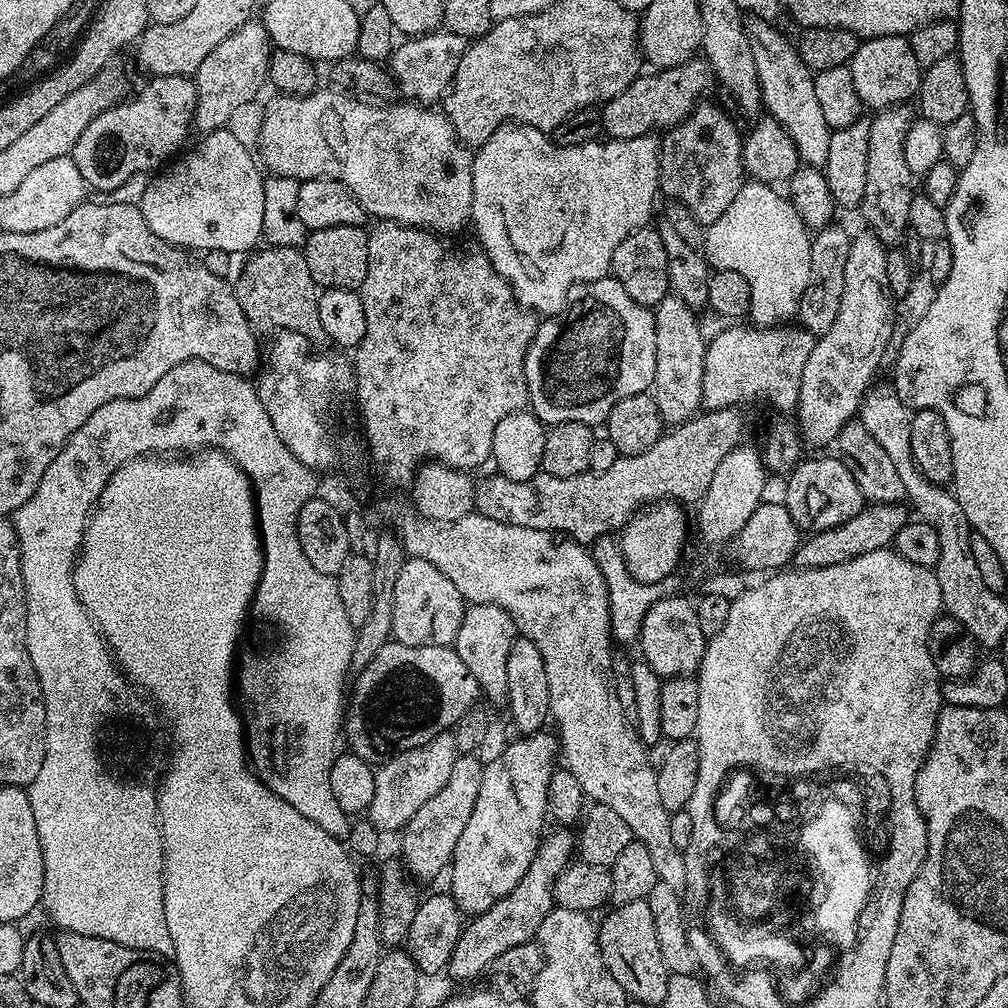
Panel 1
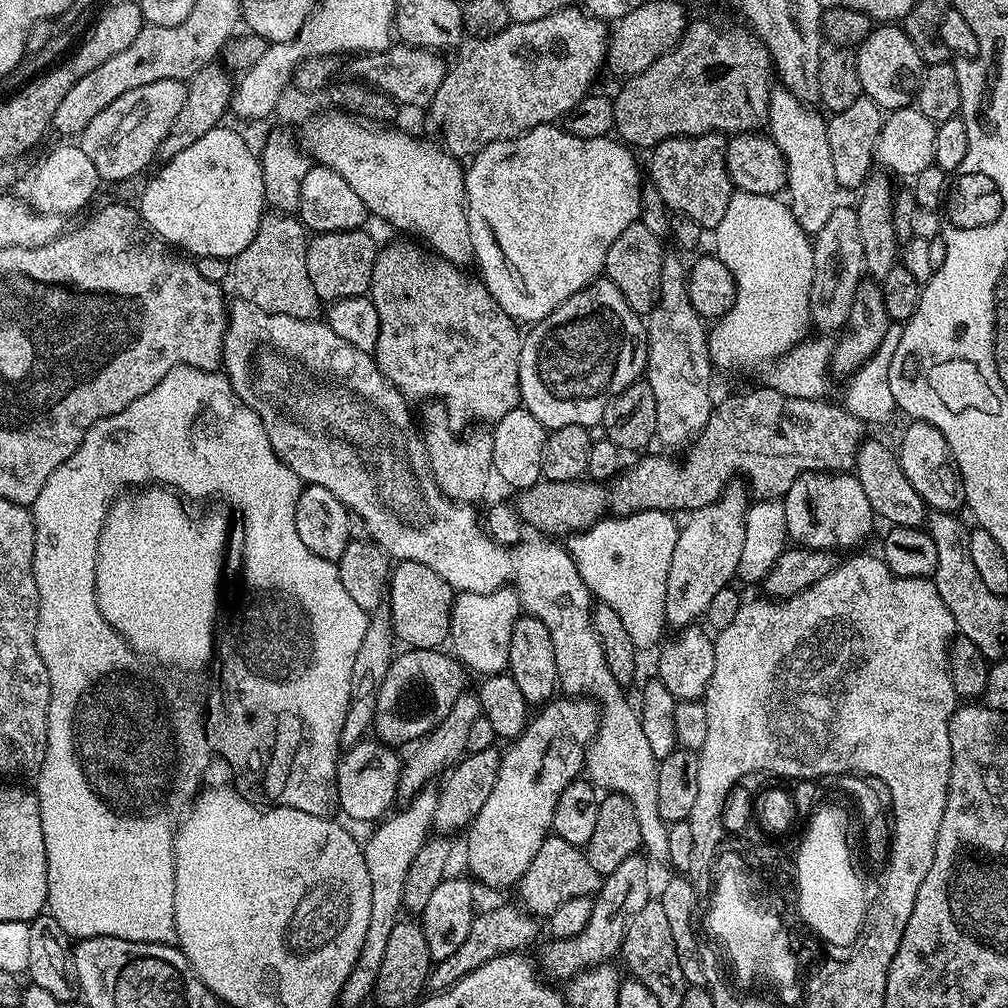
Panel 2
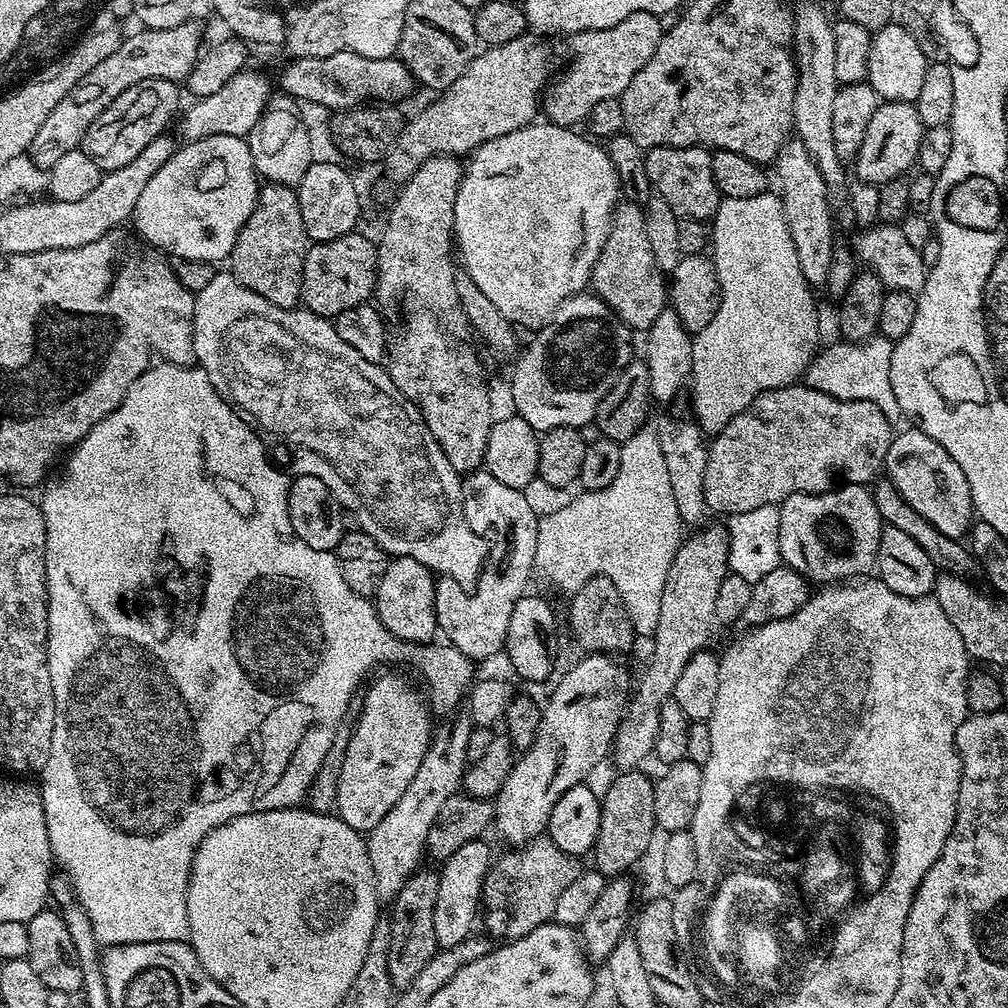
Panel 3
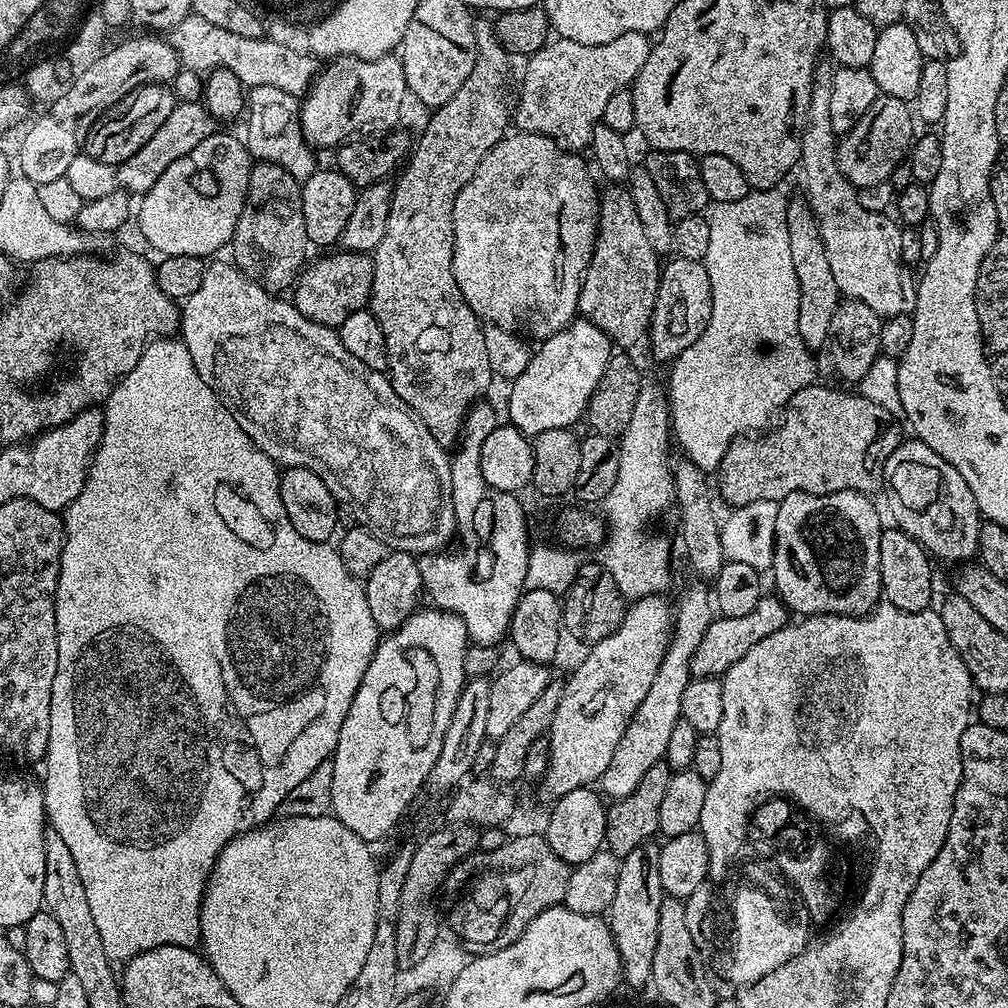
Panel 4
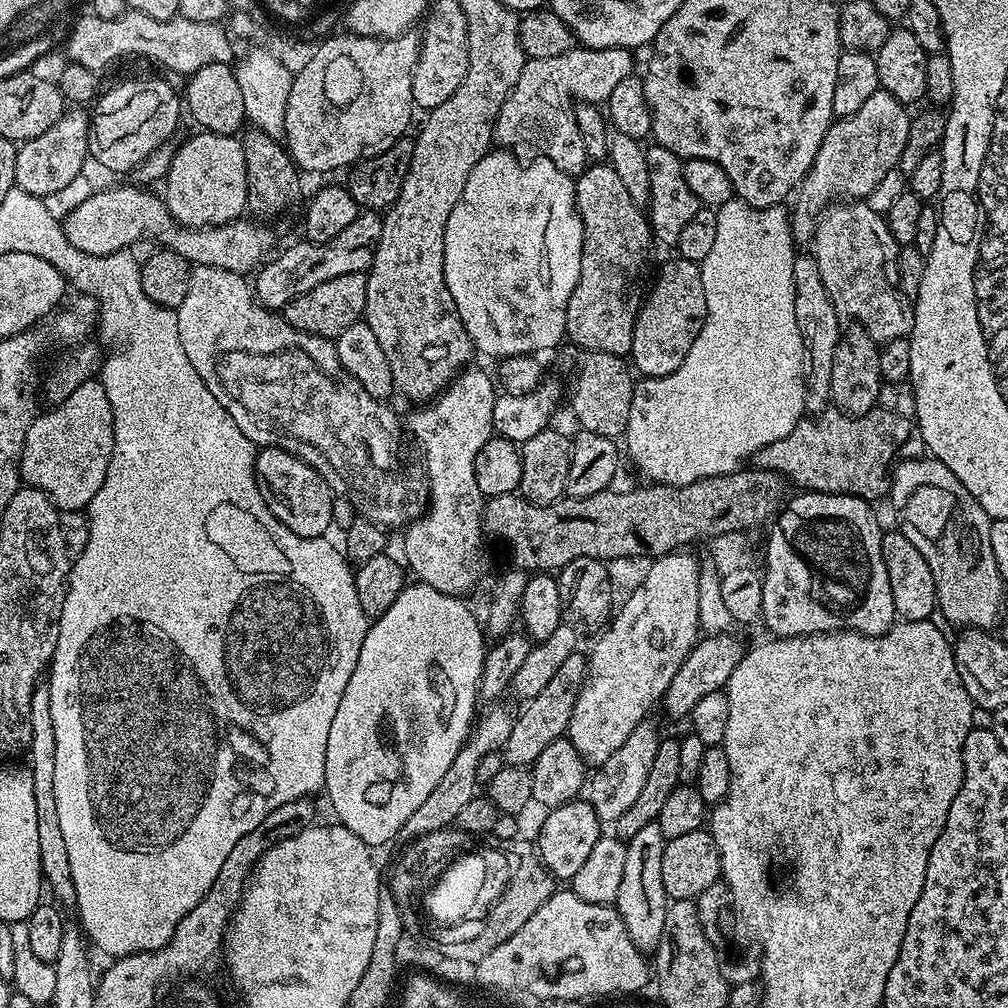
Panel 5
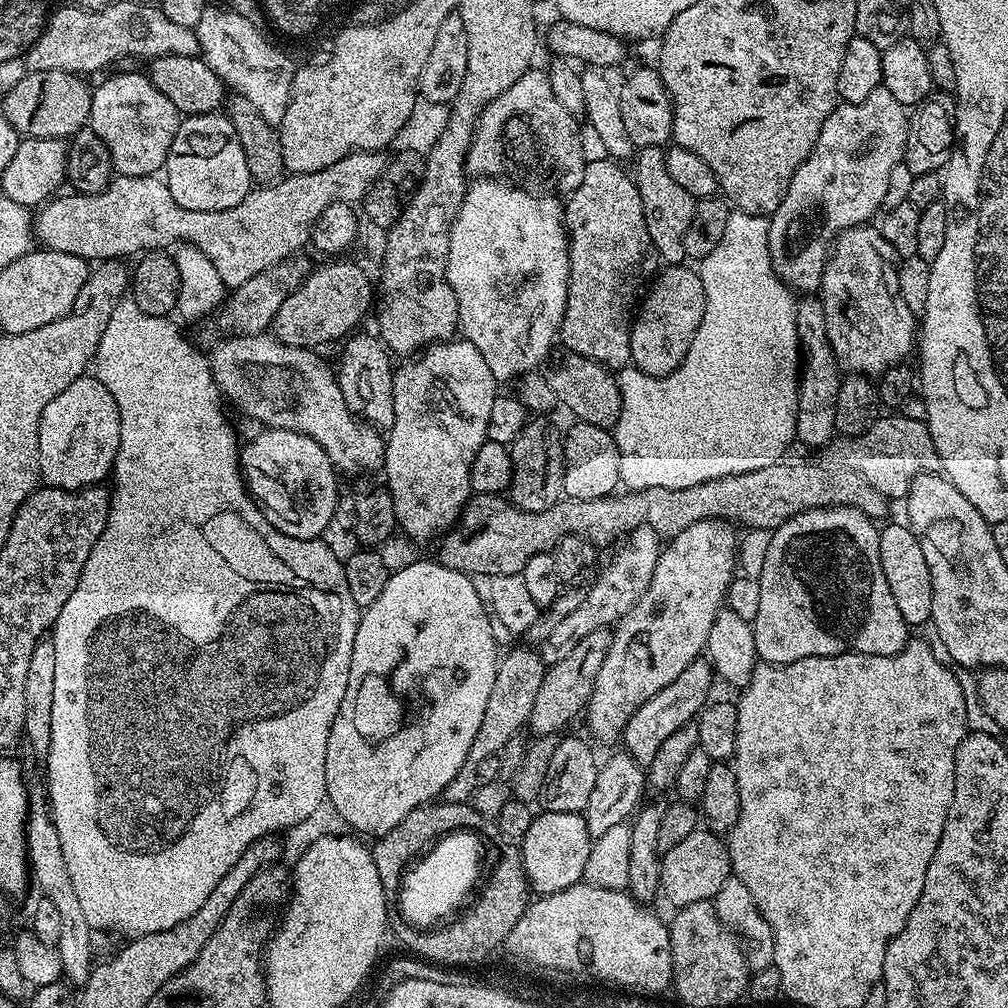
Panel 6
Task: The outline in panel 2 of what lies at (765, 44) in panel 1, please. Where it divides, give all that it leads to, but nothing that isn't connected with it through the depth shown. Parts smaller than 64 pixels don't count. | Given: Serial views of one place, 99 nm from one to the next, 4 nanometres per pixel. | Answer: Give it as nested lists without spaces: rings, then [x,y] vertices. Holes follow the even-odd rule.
[[[776,86],[770,94],[766,121],[767,135],[771,136],[778,150],[782,150],[782,158],[786,162],[786,203],[798,226],[809,234],[822,230],[832,211],[838,207],[838,185],[830,154],[828,121],[823,115],[820,117],[816,110],[799,100],[789,88]]]

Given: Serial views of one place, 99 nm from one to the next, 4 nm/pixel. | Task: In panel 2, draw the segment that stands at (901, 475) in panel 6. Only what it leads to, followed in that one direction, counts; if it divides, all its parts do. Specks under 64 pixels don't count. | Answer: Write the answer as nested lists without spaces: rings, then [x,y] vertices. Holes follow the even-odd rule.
[[[761,386],[761,388],[752,388],[749,392],[744,392],[741,396],[728,396],[724,401],[717,403],[712,410],[712,417],[703,430],[701,430],[700,435],[692,441],[690,447],[683,453],[684,464],[679,464],[675,460],[675,455],[664,454],[668,456],[644,456],[641,455],[633,468],[625,467],[621,471],[620,475],[617,476],[614,480],[611,481],[605,487],[603,483],[589,480],[587,478],[581,478],[578,480],[567,480],[566,482],[558,482],[557,480],[545,480],[541,479],[539,484],[530,486],[529,488],[523,489],[519,493],[520,496],[517,500],[514,500],[514,507],[523,523],[528,524],[532,528],[537,528],[537,533],[540,534],[556,534],[552,532],[568,532],[567,534],[575,534],[578,532],[583,532],[585,528],[589,528],[591,524],[595,524],[597,520],[601,519],[611,509],[613,513],[616,514],[627,514],[629,512],[644,512],[647,508],[654,508],[659,512],[671,512],[673,514],[680,514],[680,511],[683,508],[688,508],[687,510],[695,510],[701,508],[702,506],[710,506],[710,502],[714,502],[720,495],[724,492],[725,488],[728,487],[730,481],[733,478],[740,476],[748,476],[746,479],[747,487],[750,489],[751,495],[753,497],[759,498],[761,500],[779,500],[783,498],[784,495],[790,490],[790,486],[794,486],[794,482],[802,474],[807,472],[848,472],[849,469],[853,467],[856,463],[856,455],[860,449],[862,441],[865,439],[866,430],[865,425],[861,423],[858,417],[855,417],[854,414],[847,411],[844,406],[841,406],[839,403],[836,404],[827,404],[827,399],[817,399],[811,400],[810,398],[792,398],[787,397],[786,394],[779,393],[778,390],[772,389],[767,386]]]

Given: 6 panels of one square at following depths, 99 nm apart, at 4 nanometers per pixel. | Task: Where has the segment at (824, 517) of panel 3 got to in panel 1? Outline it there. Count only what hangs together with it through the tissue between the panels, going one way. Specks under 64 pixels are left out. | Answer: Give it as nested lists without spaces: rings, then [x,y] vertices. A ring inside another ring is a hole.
[[[816,456],[813,460],[801,459],[795,468],[787,473],[789,490],[786,491],[785,507],[794,522],[805,533],[825,532],[842,526],[858,514],[866,503],[854,474],[843,459],[832,456]]]

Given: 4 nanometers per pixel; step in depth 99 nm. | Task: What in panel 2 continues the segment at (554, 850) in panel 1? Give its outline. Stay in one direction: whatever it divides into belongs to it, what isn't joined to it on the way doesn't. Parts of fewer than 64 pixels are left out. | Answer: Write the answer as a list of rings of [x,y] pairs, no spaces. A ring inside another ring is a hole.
[[[500,904],[489,912],[484,912],[475,917],[470,926],[470,934],[466,934],[466,942],[450,954],[450,958],[435,961],[434,967],[428,973],[427,987],[432,990],[443,990],[454,986],[466,974],[478,970],[486,962],[490,962],[499,956],[505,956],[511,952],[524,952],[527,944],[536,936],[537,917],[523,907],[512,904]]]

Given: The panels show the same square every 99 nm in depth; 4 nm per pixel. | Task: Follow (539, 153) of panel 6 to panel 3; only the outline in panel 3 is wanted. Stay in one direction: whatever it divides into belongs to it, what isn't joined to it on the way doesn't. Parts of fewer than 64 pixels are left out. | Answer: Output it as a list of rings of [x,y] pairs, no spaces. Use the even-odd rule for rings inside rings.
[[[639,12],[630,14],[630,18],[622,18],[618,26],[610,26],[606,30],[571,33],[572,61],[561,76],[559,73],[549,83],[542,97],[543,115],[548,115],[545,117],[551,123],[575,129],[587,121],[590,110],[594,110],[597,102],[619,98],[626,86],[630,86],[634,74],[638,74],[638,70],[642,70],[642,66],[654,58],[658,42],[666,31],[665,25],[660,24],[663,24],[661,17]]]

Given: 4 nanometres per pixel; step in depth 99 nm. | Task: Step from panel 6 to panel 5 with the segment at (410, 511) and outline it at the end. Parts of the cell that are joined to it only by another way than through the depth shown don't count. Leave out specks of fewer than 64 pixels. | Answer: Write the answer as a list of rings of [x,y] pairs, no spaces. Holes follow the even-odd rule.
[[[469,366],[449,383],[448,387],[434,400],[421,403],[412,413],[406,416],[406,428],[418,443],[424,444],[424,460],[428,463],[426,475],[428,503],[426,511],[403,529],[404,556],[403,563],[407,571],[412,572],[421,584],[434,586],[444,594],[463,597],[484,576],[488,568],[488,552],[484,549],[486,533],[484,530],[484,502],[482,490],[478,490],[478,482],[474,479],[474,458],[478,458],[478,450],[486,446],[486,442],[494,435],[492,419],[494,418],[494,402],[498,395],[497,385],[493,377],[488,376],[480,368]]]

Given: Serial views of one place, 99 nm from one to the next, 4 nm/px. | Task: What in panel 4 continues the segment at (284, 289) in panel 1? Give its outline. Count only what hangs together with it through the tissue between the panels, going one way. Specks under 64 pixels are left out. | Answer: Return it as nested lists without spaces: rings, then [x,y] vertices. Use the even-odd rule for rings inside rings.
[[[265,160],[253,163],[248,169],[248,189],[242,214],[238,218],[236,233],[230,241],[230,249],[232,248],[230,260],[248,279],[255,280],[257,284],[261,284],[266,291],[273,294],[283,293],[283,288],[291,289],[309,259],[310,245],[306,234],[306,218],[302,218],[300,186],[301,181],[296,180],[294,174],[282,170],[282,166]]]

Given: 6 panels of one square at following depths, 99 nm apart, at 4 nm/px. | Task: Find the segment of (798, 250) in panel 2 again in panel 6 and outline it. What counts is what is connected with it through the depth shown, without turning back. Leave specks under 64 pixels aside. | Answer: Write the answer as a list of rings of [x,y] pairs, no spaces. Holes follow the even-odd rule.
[[[732,210],[728,213],[728,221],[726,222],[726,231],[722,234],[722,242],[718,242],[718,246],[714,246],[714,250],[710,250],[710,254],[706,254],[704,260],[699,261],[698,271],[702,278],[702,290],[706,294],[706,310],[702,314],[702,322],[698,326],[698,330],[694,334],[694,342],[690,346],[690,350],[686,354],[686,358],[679,364],[674,371],[668,376],[661,376],[659,378],[648,376],[645,372],[641,372],[635,366],[621,368],[618,372],[618,379],[620,382],[620,413],[618,414],[618,422],[614,429],[616,438],[616,445],[618,446],[618,454],[620,455],[620,483],[625,489],[637,492],[638,490],[646,490],[647,488],[661,488],[662,490],[682,490],[690,486],[698,486],[702,482],[710,482],[714,478],[726,478],[734,474],[746,474],[750,470],[762,470],[762,466],[774,466],[781,463],[785,459],[784,451],[787,450],[791,444],[796,440],[796,407],[798,406],[798,394],[800,393],[800,369],[802,367],[802,353],[800,351],[800,339],[798,338],[798,330],[796,329],[796,305],[798,303],[797,297],[794,295],[793,289],[788,285],[783,284],[776,276],[776,271],[772,265],[770,258],[770,246],[768,245],[768,222],[769,217],[755,216],[749,212],[742,212],[739,210]]]

